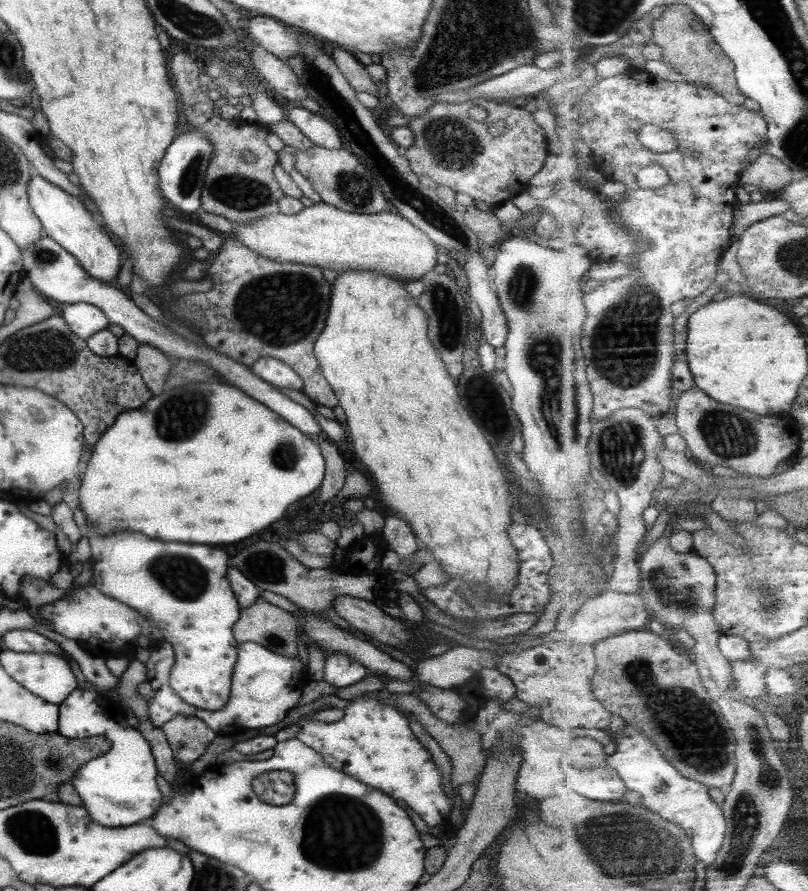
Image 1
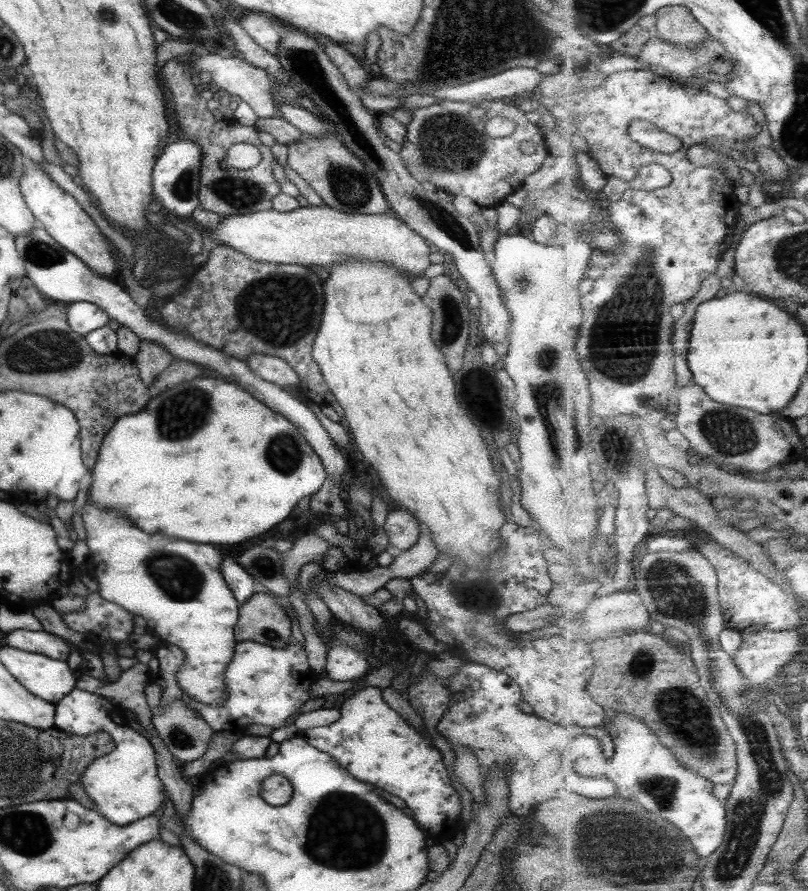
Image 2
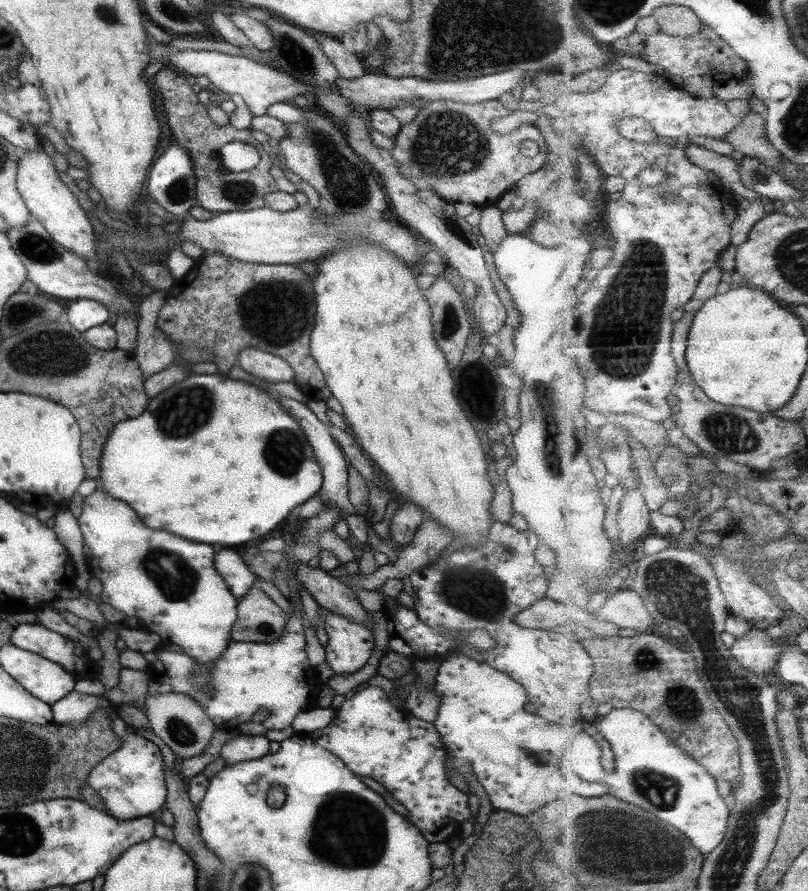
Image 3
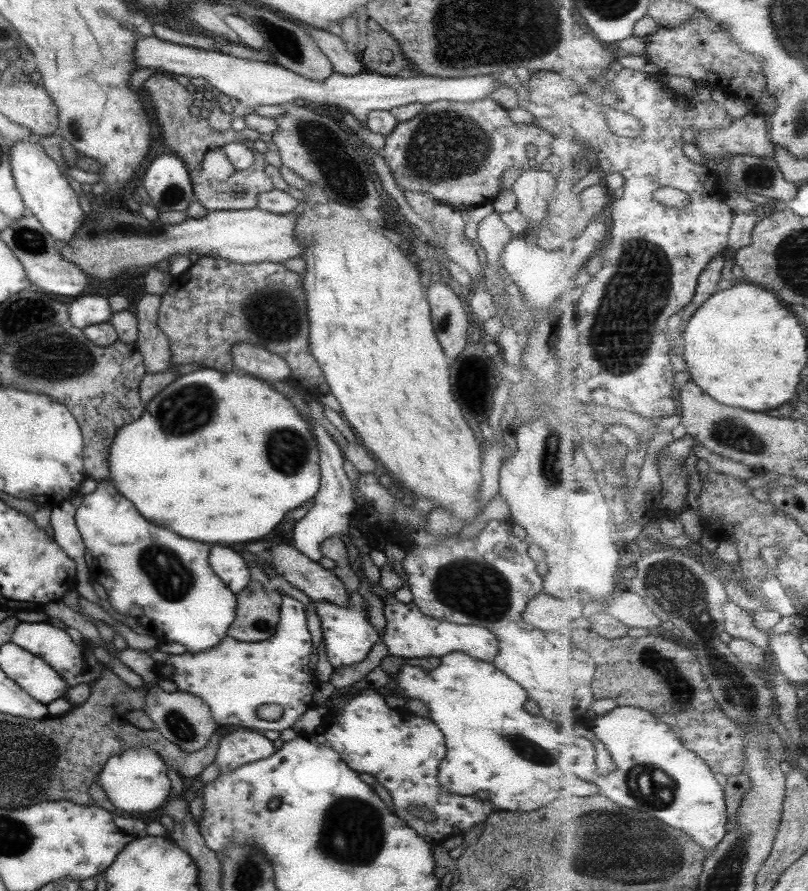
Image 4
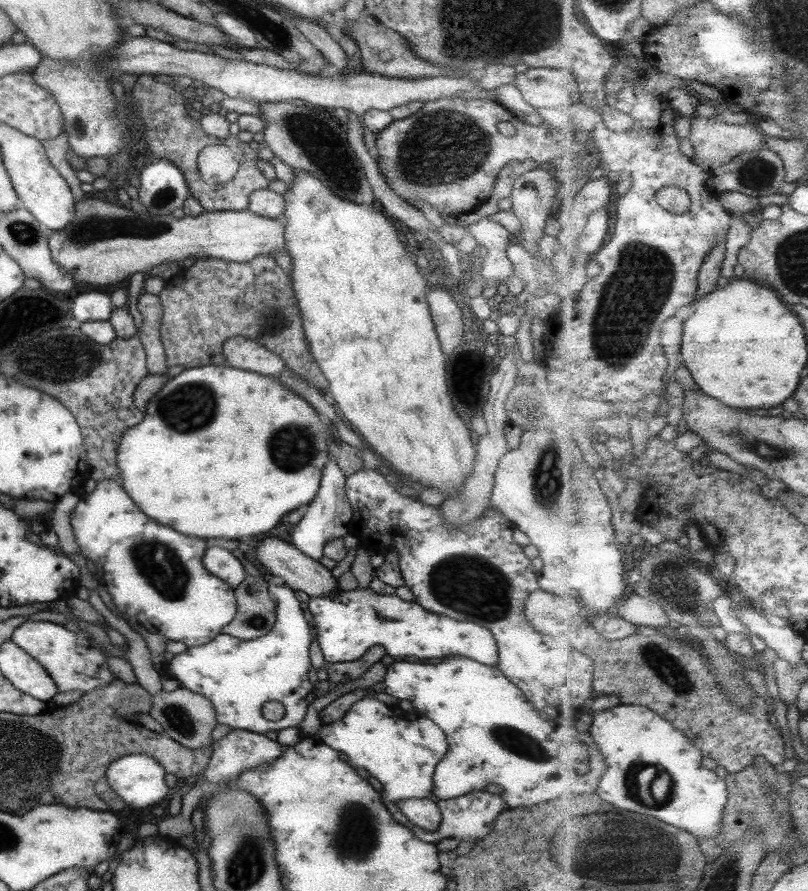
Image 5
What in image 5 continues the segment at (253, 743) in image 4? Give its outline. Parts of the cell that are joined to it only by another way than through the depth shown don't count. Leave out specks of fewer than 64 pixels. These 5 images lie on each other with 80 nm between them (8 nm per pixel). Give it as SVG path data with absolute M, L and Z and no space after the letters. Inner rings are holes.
M231 729L224 737L210 744L211 758L203 768L203 776L210 783L219 784L226 780L235 780L243 771L255 769L259 765L271 763L279 758L283 746L265 737L247 730Z

